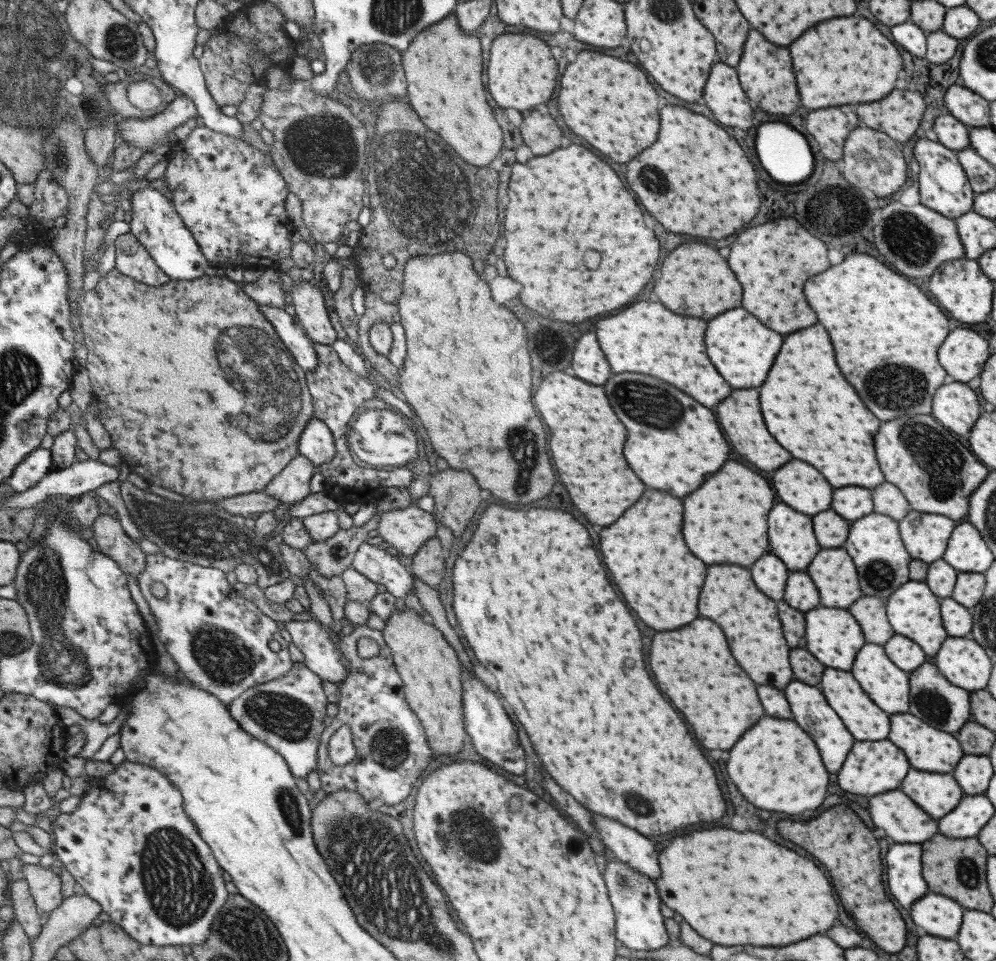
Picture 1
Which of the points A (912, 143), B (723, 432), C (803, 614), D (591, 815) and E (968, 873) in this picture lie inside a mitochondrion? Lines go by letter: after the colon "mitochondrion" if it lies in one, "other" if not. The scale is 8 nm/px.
A: other
B: other
C: other
D: other
E: mitochondrion

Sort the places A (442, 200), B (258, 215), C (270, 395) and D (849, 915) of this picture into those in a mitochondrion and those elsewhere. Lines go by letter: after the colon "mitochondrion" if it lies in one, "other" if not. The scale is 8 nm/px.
A: mitochondrion
B: other
C: mitochondrion
D: other

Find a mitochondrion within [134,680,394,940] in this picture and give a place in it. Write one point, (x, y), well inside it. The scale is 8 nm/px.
(178, 886)

